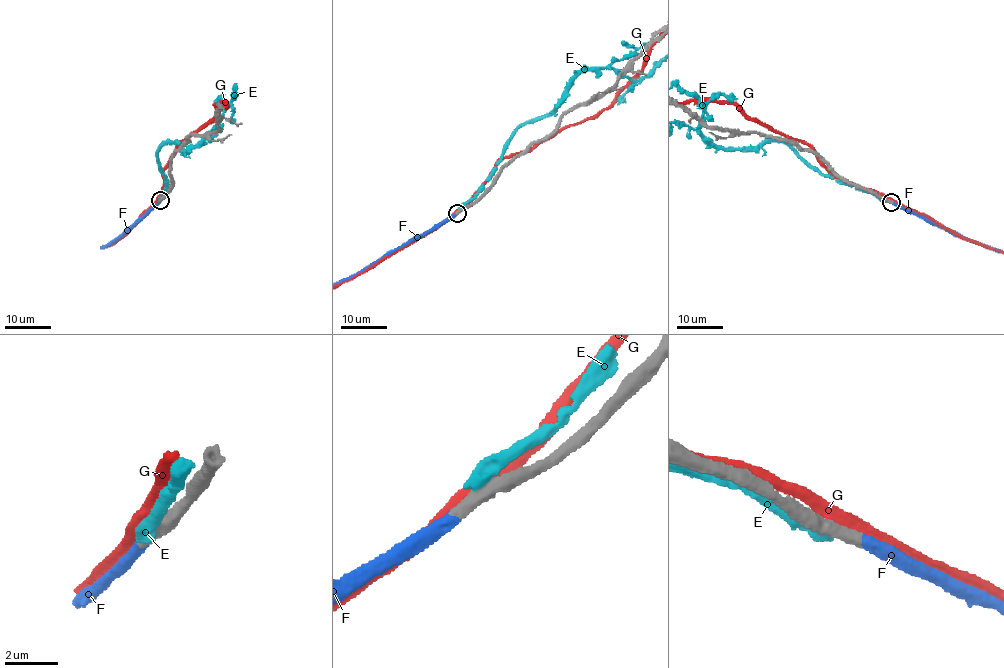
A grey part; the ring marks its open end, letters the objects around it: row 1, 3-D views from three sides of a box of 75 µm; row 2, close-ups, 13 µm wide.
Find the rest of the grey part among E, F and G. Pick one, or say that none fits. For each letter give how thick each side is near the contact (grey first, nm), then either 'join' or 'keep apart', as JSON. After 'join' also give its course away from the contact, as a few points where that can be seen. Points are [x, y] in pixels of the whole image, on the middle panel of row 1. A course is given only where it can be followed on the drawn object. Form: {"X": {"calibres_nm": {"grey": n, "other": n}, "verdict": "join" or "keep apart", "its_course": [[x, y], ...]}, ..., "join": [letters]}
{"E": {"calibres_nm": {"grey": 500, "other": 650}, "verdict": "keep apart"}, "F": {"calibres_nm": {"grey": 480, "other": 440}, "verdict": "join"}, "G": {"calibres_nm": {"grey": 650, "other": 500}, "verdict": "keep apart"}, "join": ["F"]}

